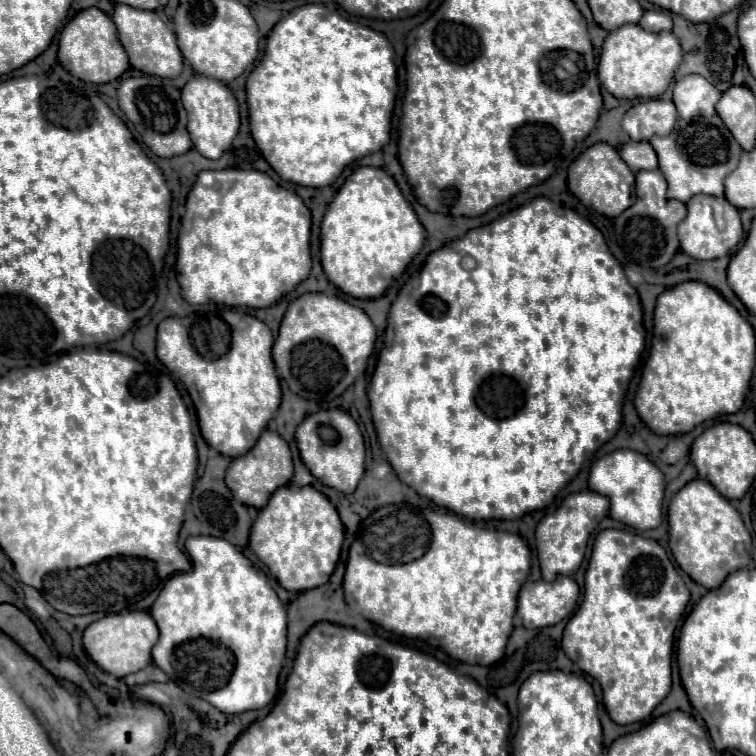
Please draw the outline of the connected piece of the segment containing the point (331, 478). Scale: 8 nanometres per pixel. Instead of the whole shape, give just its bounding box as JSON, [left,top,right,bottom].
[296,410,364,494]

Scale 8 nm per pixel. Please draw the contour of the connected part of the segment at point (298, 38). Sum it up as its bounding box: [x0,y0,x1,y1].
[246,4,397,188]

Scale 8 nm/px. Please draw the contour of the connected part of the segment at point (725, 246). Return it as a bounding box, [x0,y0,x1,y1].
[678,194,742,260]

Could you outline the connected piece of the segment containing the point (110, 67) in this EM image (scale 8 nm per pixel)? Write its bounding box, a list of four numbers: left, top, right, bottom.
[58,8,128,84]

